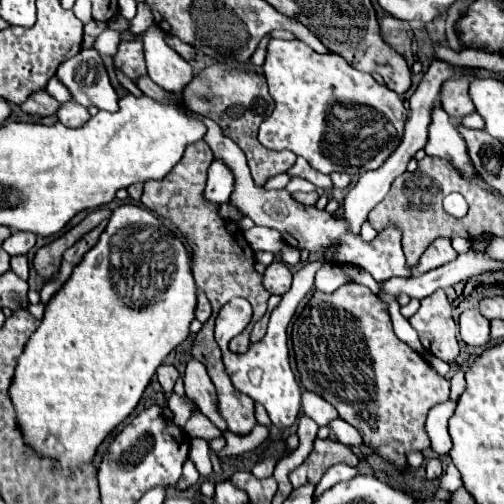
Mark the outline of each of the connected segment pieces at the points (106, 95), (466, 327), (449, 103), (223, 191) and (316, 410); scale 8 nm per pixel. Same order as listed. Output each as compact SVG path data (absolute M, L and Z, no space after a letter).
M82 49L76 57L64 61L56 75L68 85L76 103L84 107L94 105L104 111L118 111L118 95L110 85L98 51Z
M478 309L464 311L460 315L460 337L466 345L484 347L490 341L490 321Z
M460 75L454 79L448 79L442 89L440 89L440 101L444 111L454 119L460 121L462 117L466 117L468 113L474 111L472 99L468 95L468 87L470 87L472 75Z
M214 159L208 169L208 181L204 197L212 203L226 203L234 191L234 175L220 159Z
M304 391L304 393L302 393L302 409L304 409L304 413L306 413L310 419L314 419L320 427L328 425L332 419L338 417L336 409L334 409L328 401L324 401L320 395L310 393L310 391Z

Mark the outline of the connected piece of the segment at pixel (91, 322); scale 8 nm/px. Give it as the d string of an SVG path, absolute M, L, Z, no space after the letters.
M122 205L122 207L118 207L112 213L110 223L104 229L104 233L100 235L98 243L84 255L84 259L74 267L70 279L48 301L42 325L30 337L24 353L18 359L14 381L10 385L10 399L12 399L14 407L16 407L18 425L20 425L20 431L24 435L24 441L32 449L36 449L38 453L50 457L50 459L58 459L58 463L60 463L60 467L64 471L74 469L74 467L78 467L82 463L90 463L94 459L94 453L96 453L98 445L108 437L108 433L134 411L134 407L138 405L146 385L150 383L150 377L156 373L156 369L168 357L168 353L174 351L174 347L178 347L180 343L184 343L188 339L190 323L194 321L194 311L196 311L196 283L194 283L194 277L192 277L192 257L186 251L186 247L182 245L180 237L176 237L158 217L154 217L152 211L146 211L146 209L138 207L138 205Z

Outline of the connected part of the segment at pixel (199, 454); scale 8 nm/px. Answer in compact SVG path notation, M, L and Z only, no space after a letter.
M192 439L190 441L190 459L196 465L196 469L202 473L202 477L212 475L212 463L210 463L210 447L206 439Z

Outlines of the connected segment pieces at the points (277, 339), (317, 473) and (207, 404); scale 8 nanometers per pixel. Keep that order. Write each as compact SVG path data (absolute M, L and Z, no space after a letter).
M322 257L322 261L306 263L296 275L293 275L290 291L282 297L280 305L272 311L270 323L268 323L268 333L262 341L252 343L244 355L224 351L224 365L226 365L226 371L234 383L234 387L240 393L250 395L256 403L262 403L272 419L272 425L278 429L288 429L290 425L294 425L294 421L300 413L300 385L296 383L294 371L290 369L286 329L288 329L288 323L290 323L298 303L304 299L304 295L314 285L314 273L326 263L330 263L330 257Z
M316 439L314 441L314 449L308 455L308 459L296 467L296 471L290 473L290 481L294 487L306 485L306 483L318 483L322 479L322 475L326 473L328 467L336 465L336 463L346 463L346 465L358 465L358 457L352 453L352 449L348 445L342 445L334 439Z
M196 359L188 361L186 373L184 373L184 387L186 387L186 395L198 405L202 415L206 415L222 433L226 433L228 425L224 423L224 419L218 413L216 389L206 373L206 367L200 361L196 361Z

